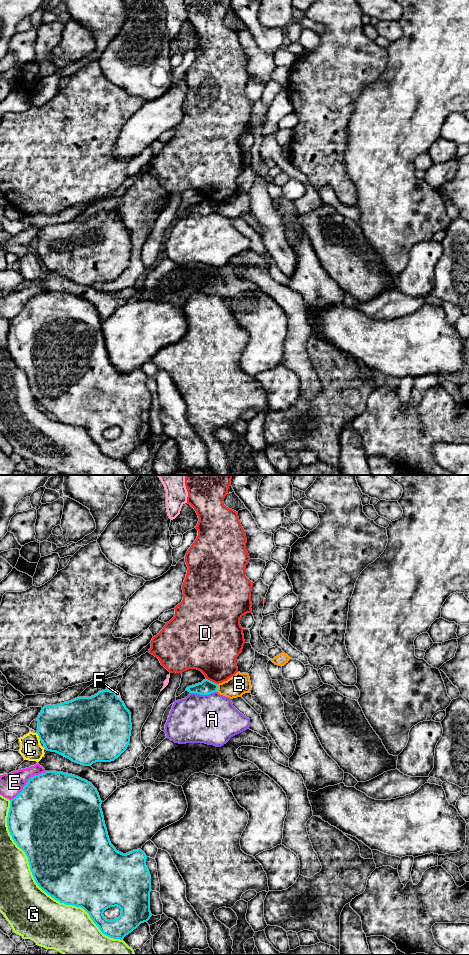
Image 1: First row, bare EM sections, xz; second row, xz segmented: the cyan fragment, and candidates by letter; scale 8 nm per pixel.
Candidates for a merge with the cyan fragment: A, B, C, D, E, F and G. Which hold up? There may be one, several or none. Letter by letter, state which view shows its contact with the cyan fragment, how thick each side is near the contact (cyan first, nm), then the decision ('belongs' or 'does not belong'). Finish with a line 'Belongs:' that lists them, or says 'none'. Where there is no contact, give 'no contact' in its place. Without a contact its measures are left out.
A: meets cyan in xz; 120 nm thick on the cyan side, 400 nm on the other; does not belong
B: meets cyan in xz; 120 nm thick on the cyan side, 170 nm on the other; does not belong
C: meets cyan in xz; 420 nm thick on the cyan side, 180 nm on the other; does not belong
D: meets cyan in xz; 120 nm thick on the cyan side, 400 nm on the other; does not belong
E: meets cyan in xz; 500 nm thick on the cyan side, 180 nm on the other; does not belong
F: meets cyan in xz; 460 nm thick on the cyan side, 30 nm on the other; does not belong
G: meets cyan in xz; 500 nm thick on the cyan side, 400 nm on the other; does not belong
Belongs: none

